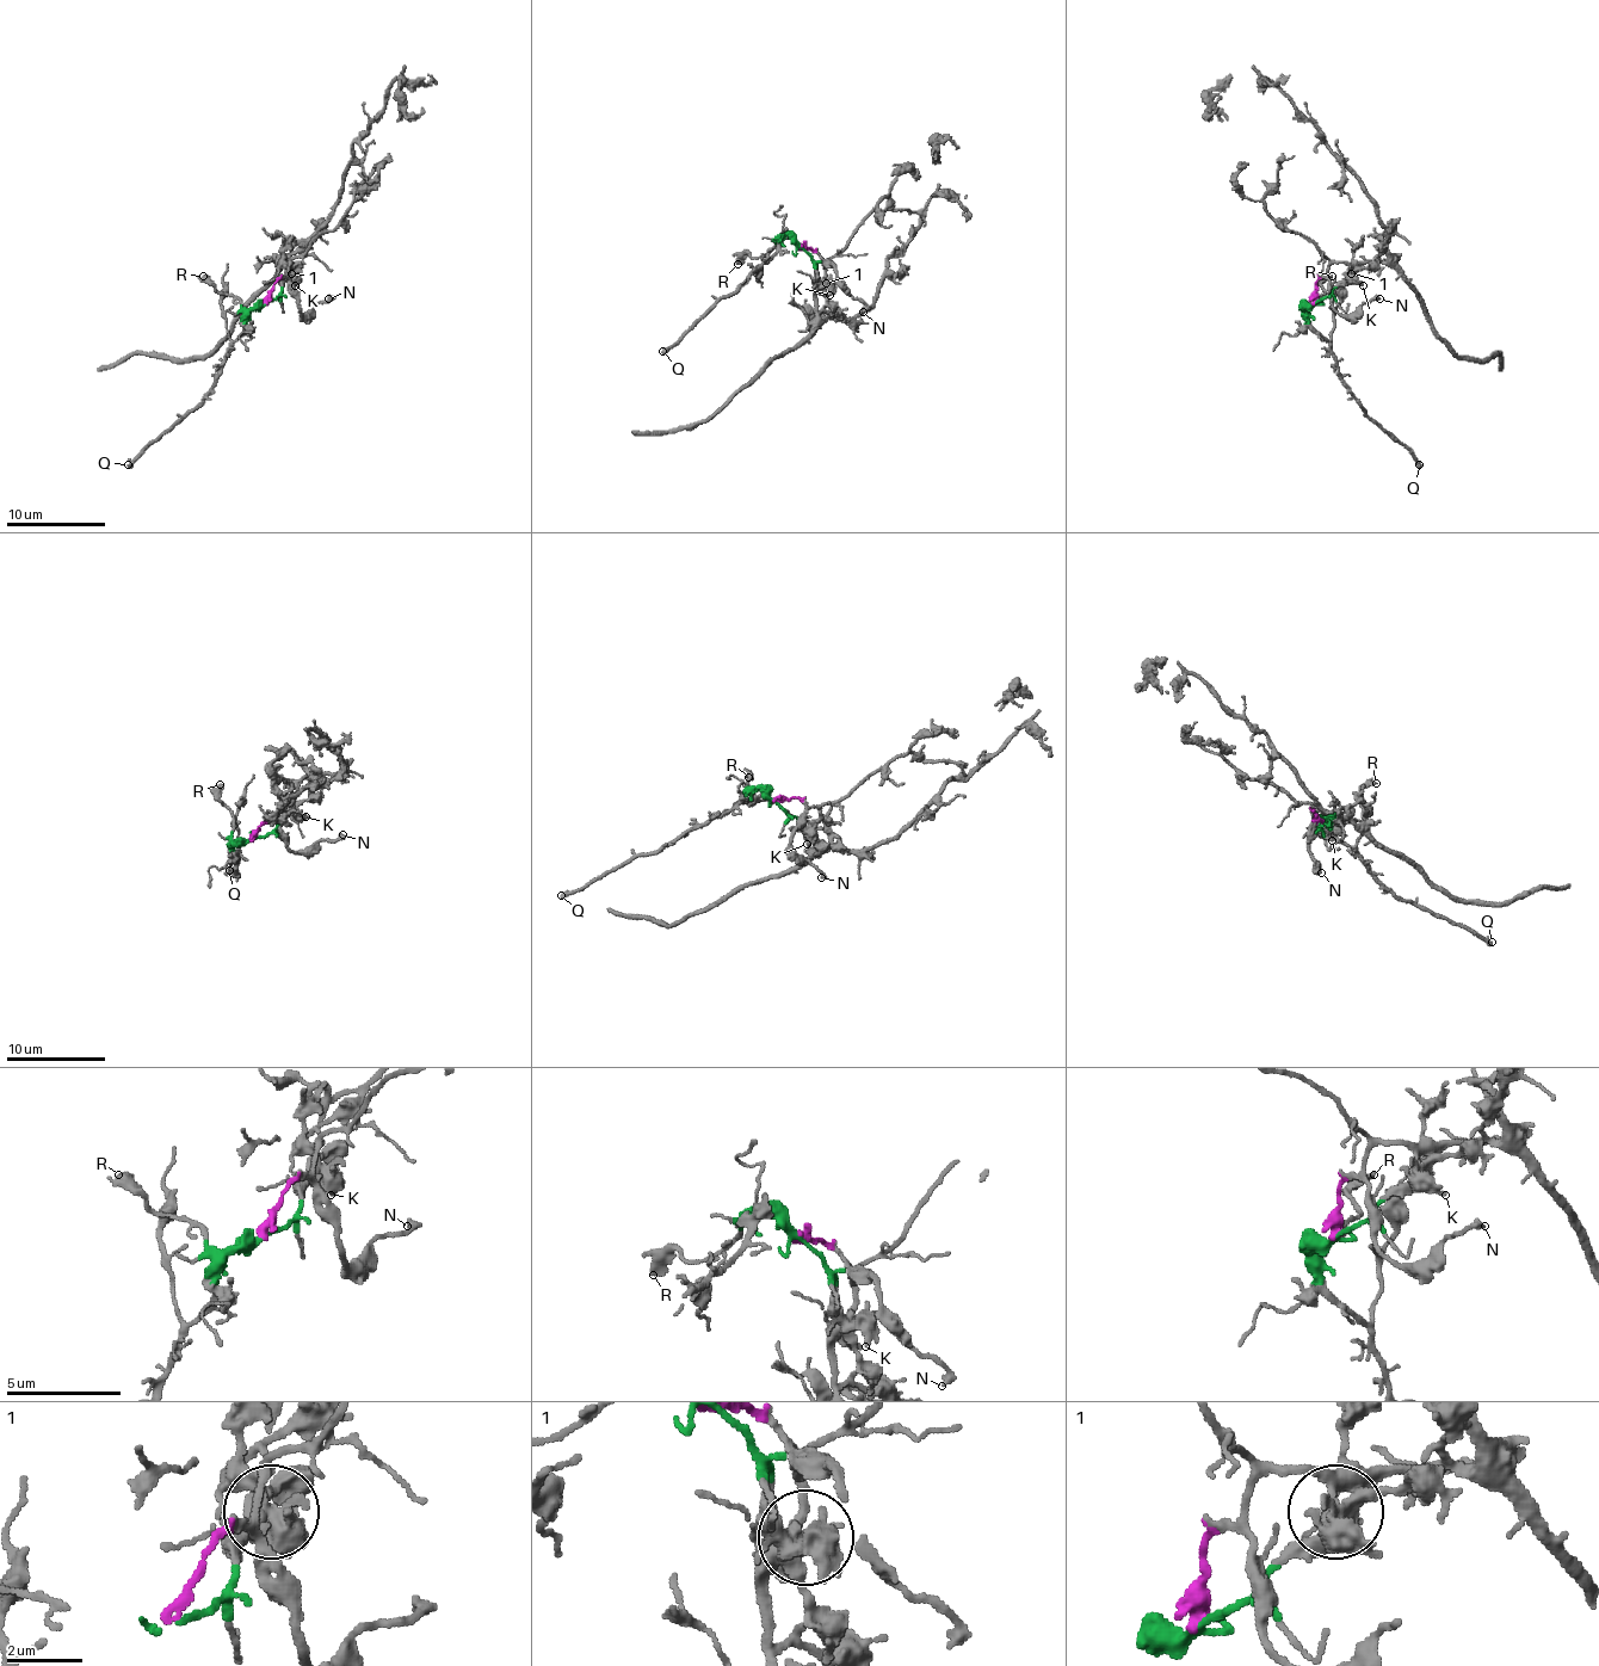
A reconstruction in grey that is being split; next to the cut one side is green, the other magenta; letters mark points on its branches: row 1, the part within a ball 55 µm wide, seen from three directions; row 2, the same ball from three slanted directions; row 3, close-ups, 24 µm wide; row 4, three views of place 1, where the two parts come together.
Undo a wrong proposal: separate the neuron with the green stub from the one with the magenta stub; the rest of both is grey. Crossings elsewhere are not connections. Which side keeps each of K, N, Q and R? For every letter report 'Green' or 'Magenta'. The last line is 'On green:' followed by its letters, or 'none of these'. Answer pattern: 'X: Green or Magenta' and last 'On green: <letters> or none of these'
K: Magenta
N: Magenta
Q: Green
R: Green
On green: Q, R

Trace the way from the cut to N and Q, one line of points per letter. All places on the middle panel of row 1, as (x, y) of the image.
N: (800, 245), (833, 265), (838, 283), (865, 304), (863, 313)
Q: (800, 245), (783, 238), (751, 275), (661, 352)

